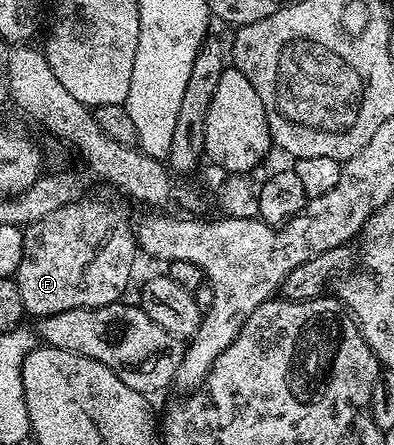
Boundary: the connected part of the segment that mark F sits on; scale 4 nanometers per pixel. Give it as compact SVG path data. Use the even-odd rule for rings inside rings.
M72 203L61 207L57 211L53 211L49 215L45 215L39 221L34 221L32 225L26 226L23 229L23 257L28 260L26 264L19 264L19 271L17 280L19 283L19 290L21 291L21 303L24 310L28 314L39 313L38 315L50 315L52 313L60 313L66 309L76 308L77 303L94 303L95 305L108 305L113 300L116 300L119 292L122 291L123 285L119 280L127 281L131 277L131 268L135 265L135 257L137 258L137 246L135 244L135 234L132 226L126 225L123 222L123 217L115 209L110 209L107 205L79 205L80 203ZM71 253L80 253L83 258L80 259L79 265L75 262L75 257Z

